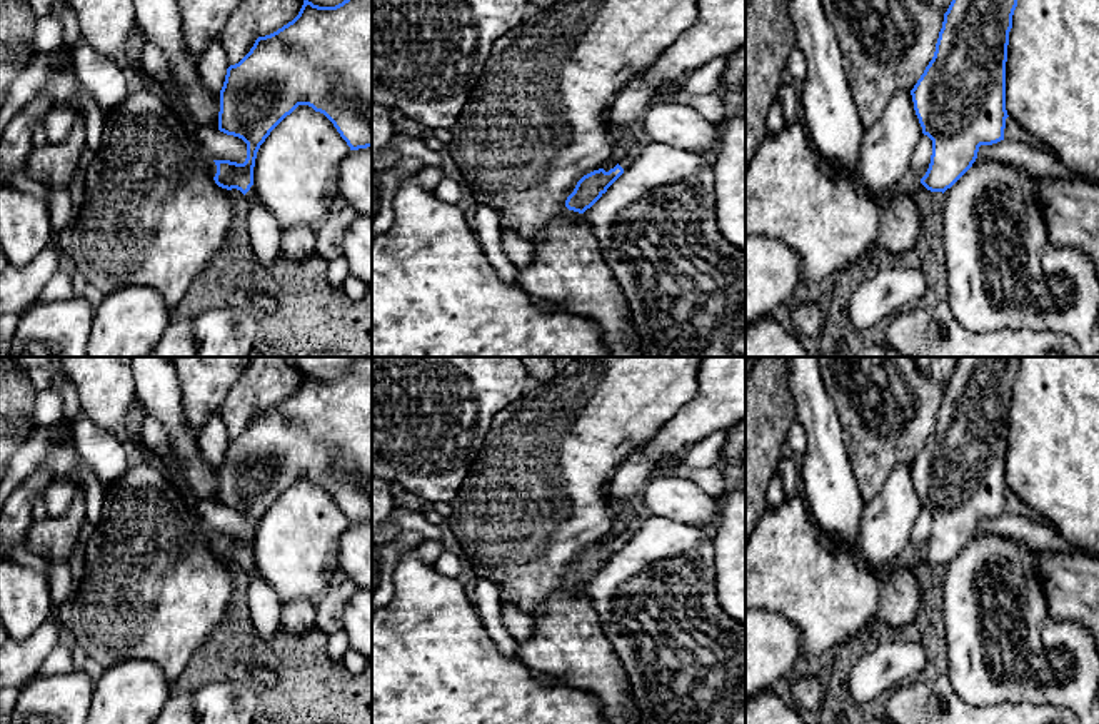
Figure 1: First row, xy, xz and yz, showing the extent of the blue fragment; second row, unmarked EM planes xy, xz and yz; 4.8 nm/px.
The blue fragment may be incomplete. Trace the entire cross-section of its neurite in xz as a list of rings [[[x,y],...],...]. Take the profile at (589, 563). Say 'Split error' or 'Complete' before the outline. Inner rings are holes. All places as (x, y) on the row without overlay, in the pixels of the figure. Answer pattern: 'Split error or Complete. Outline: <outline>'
Complete. Outline: [[[617,537],[614,542],[605,546],[604,542],[594,544],[584,549],[574,566],[567,571],[565,581],[569,584],[584,587],[590,582],[607,562],[624,547],[624,542]]]

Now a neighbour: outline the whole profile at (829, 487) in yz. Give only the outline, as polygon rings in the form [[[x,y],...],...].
[[[787,357],[787,364],[795,420],[807,435],[799,465],[802,497],[831,542],[856,547],[866,500],[849,462],[839,414],[822,382],[819,357]]]

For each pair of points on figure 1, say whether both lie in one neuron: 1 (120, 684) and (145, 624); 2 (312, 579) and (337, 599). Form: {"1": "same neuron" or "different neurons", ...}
{"1": "different neurons", "2": "different neurons"}

